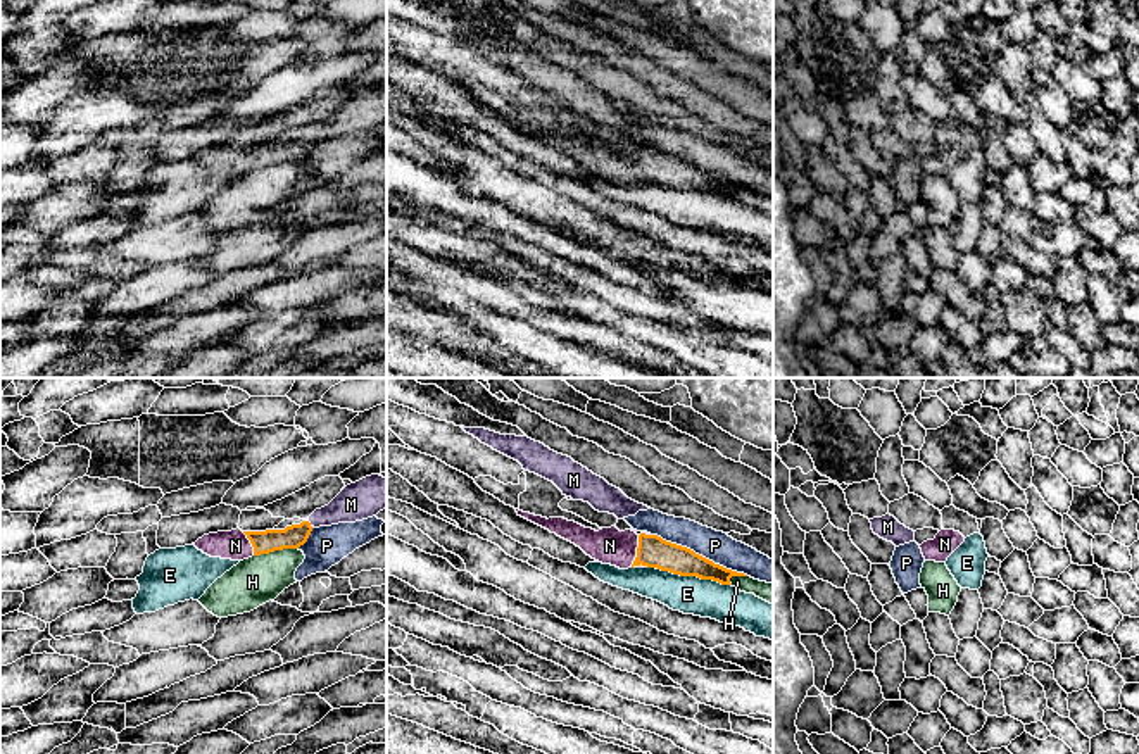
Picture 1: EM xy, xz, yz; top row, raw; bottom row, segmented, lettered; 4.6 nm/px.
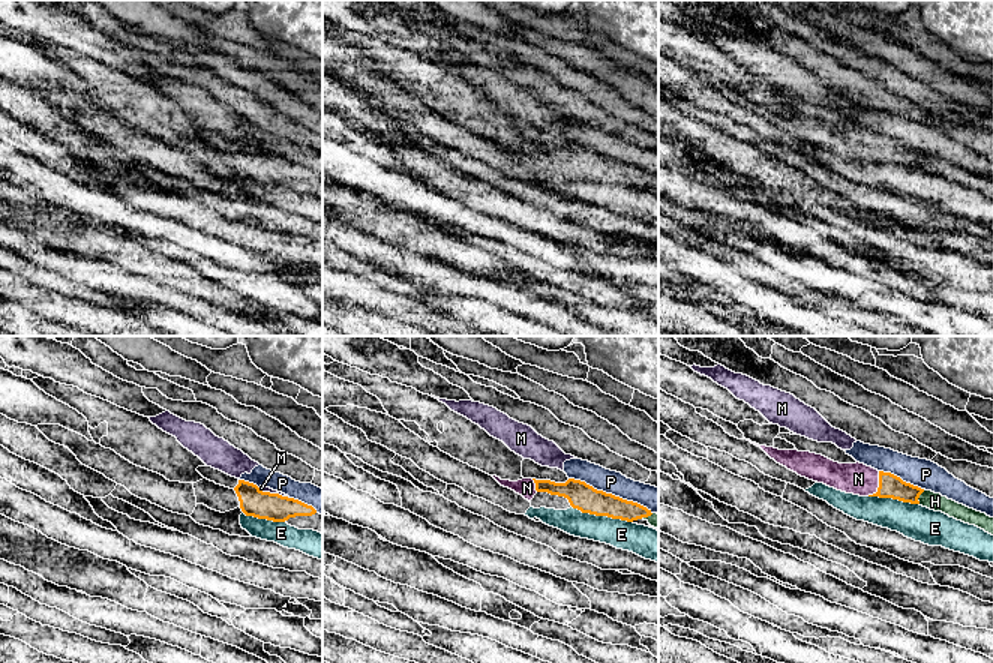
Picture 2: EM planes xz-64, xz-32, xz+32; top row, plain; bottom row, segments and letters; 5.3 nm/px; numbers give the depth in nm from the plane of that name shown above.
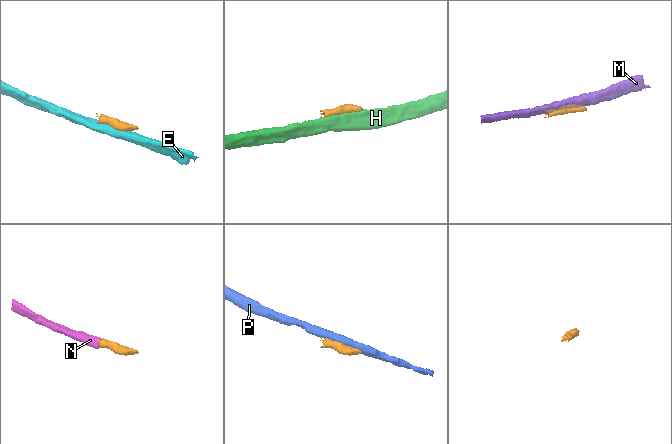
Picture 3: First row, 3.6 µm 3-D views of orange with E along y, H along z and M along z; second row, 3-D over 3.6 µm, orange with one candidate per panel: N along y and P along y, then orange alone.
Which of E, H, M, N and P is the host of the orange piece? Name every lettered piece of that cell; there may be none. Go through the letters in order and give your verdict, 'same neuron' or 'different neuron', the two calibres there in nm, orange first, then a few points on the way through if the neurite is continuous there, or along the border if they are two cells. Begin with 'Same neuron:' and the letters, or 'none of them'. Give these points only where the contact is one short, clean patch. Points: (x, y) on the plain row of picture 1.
Same neuron: N
E: different neuron | 150/180 nm
H: different neuron | 110/220 nm
M: different neuron | 110/170 nm | along xy (308, 135), (311, 140)
N: same neuron | 150/170 nm | across xz (653, 164), (637, 164), (610, 159)
P: different neuron | 150/140 nm

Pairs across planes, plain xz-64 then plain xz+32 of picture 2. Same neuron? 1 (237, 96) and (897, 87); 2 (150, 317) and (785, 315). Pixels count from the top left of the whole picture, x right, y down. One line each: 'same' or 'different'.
1: different
2: same

